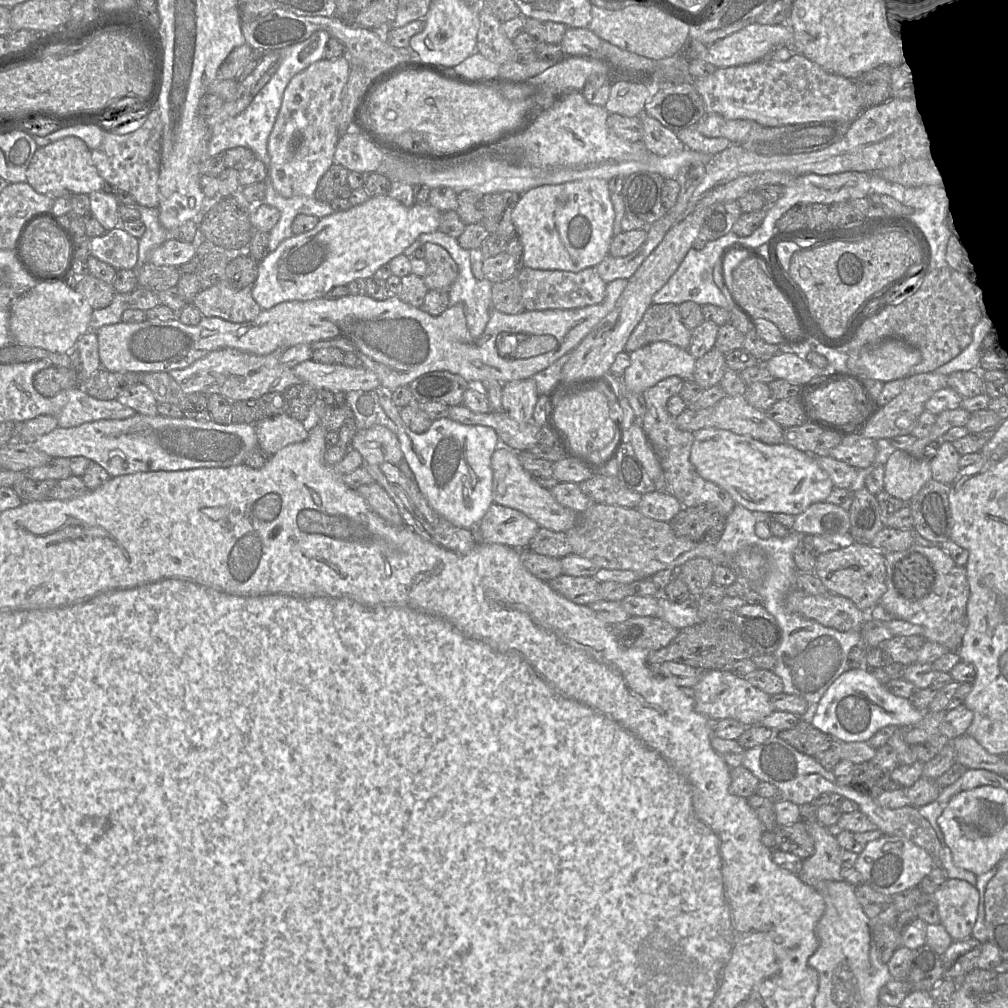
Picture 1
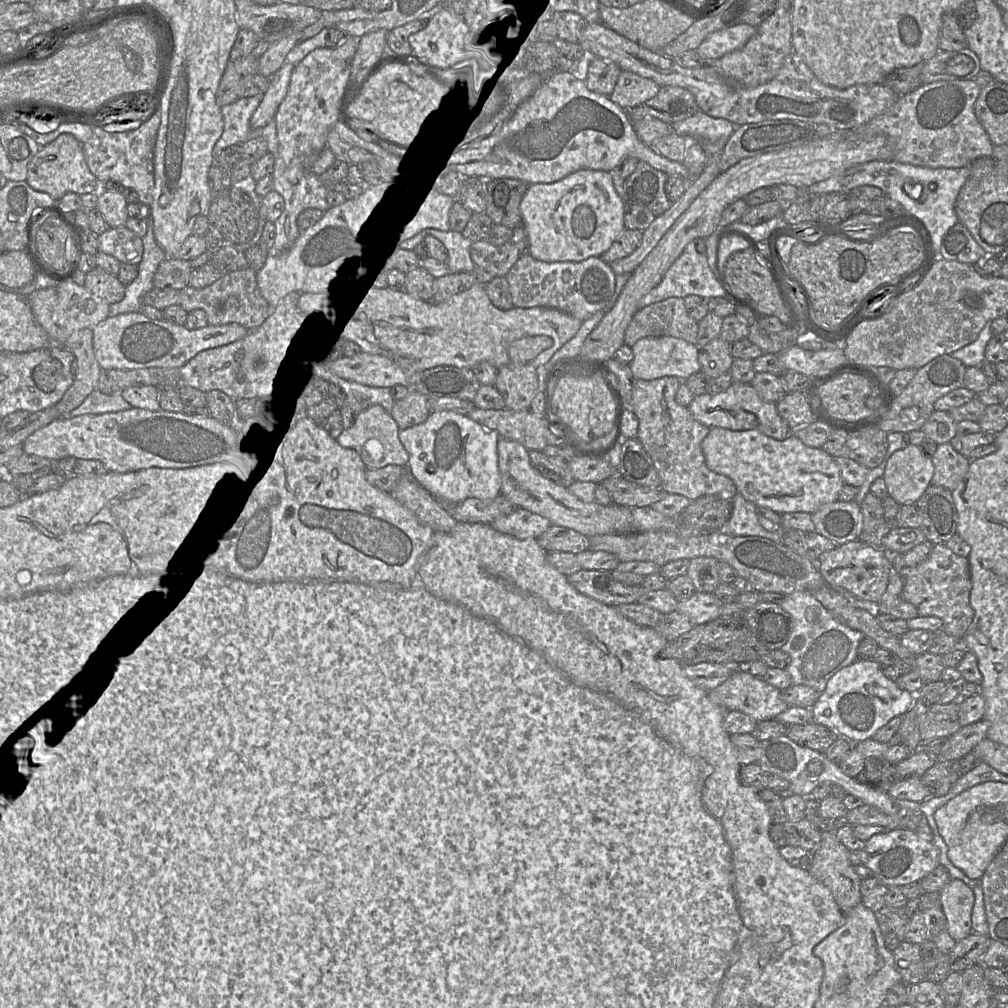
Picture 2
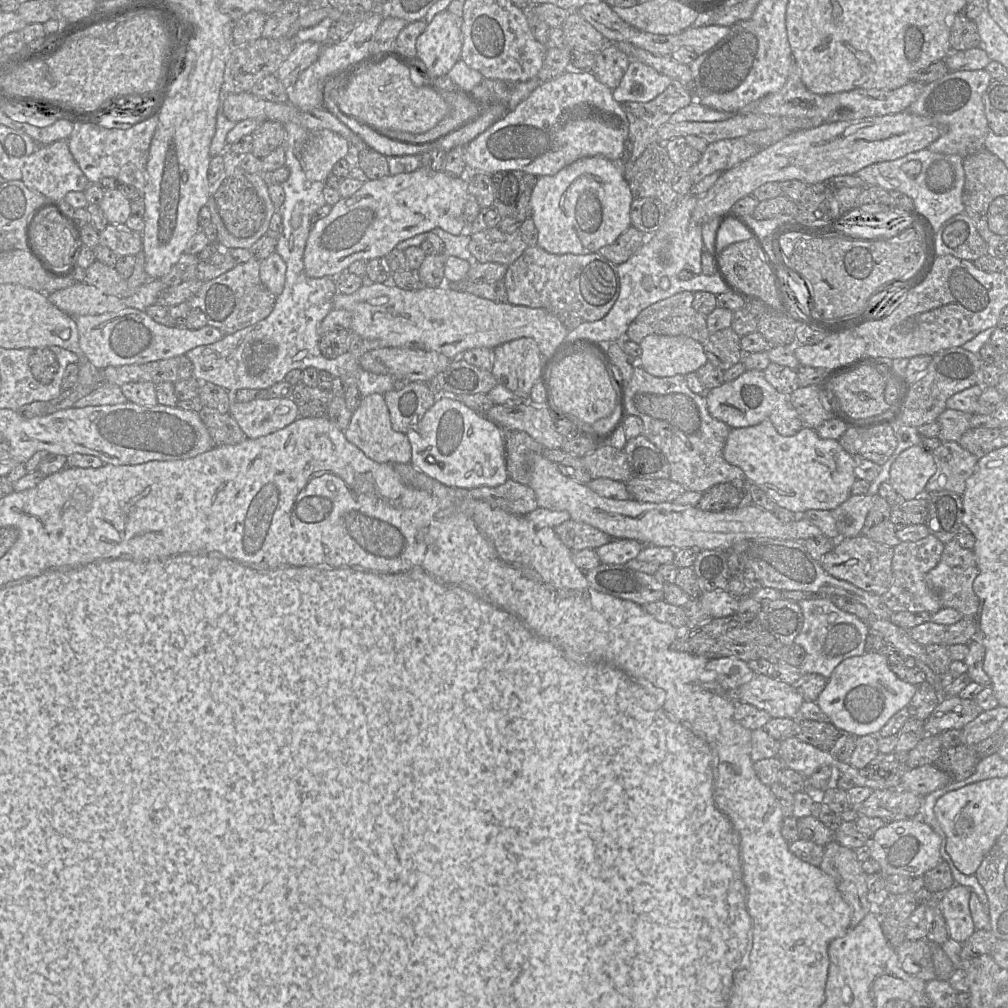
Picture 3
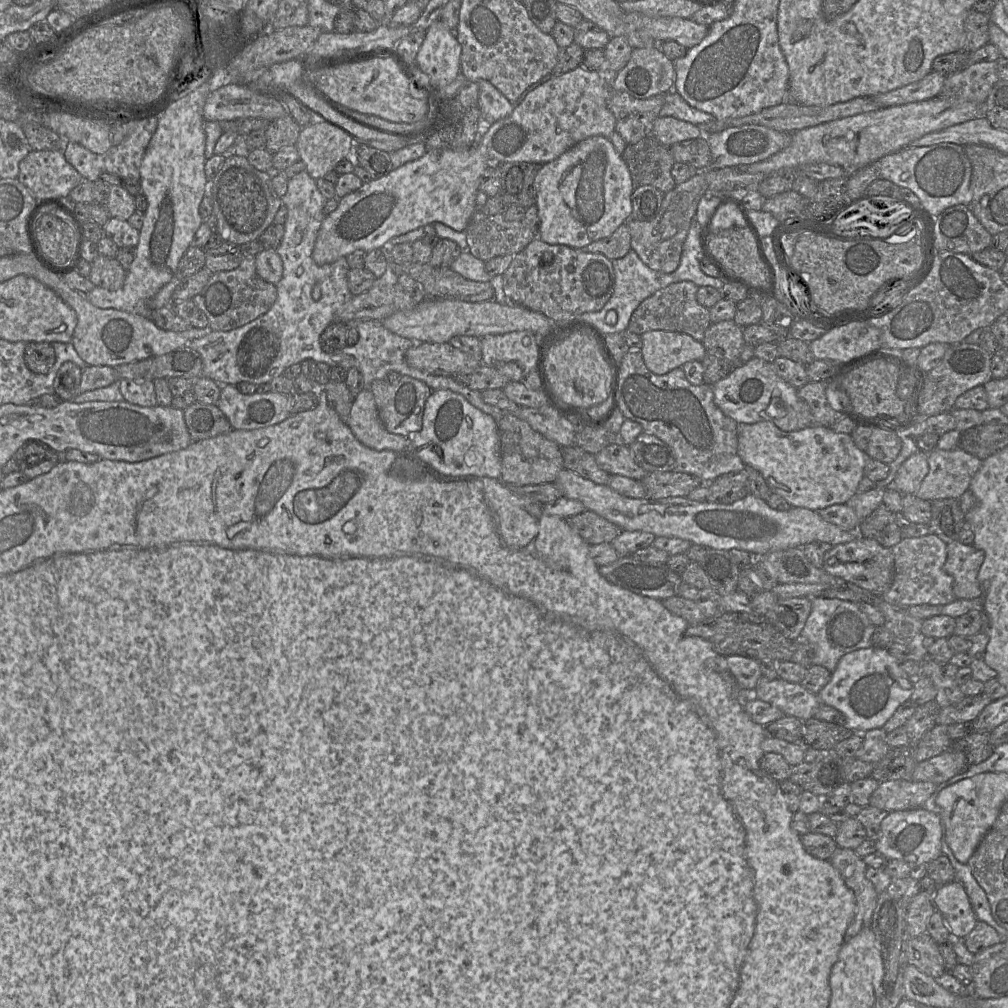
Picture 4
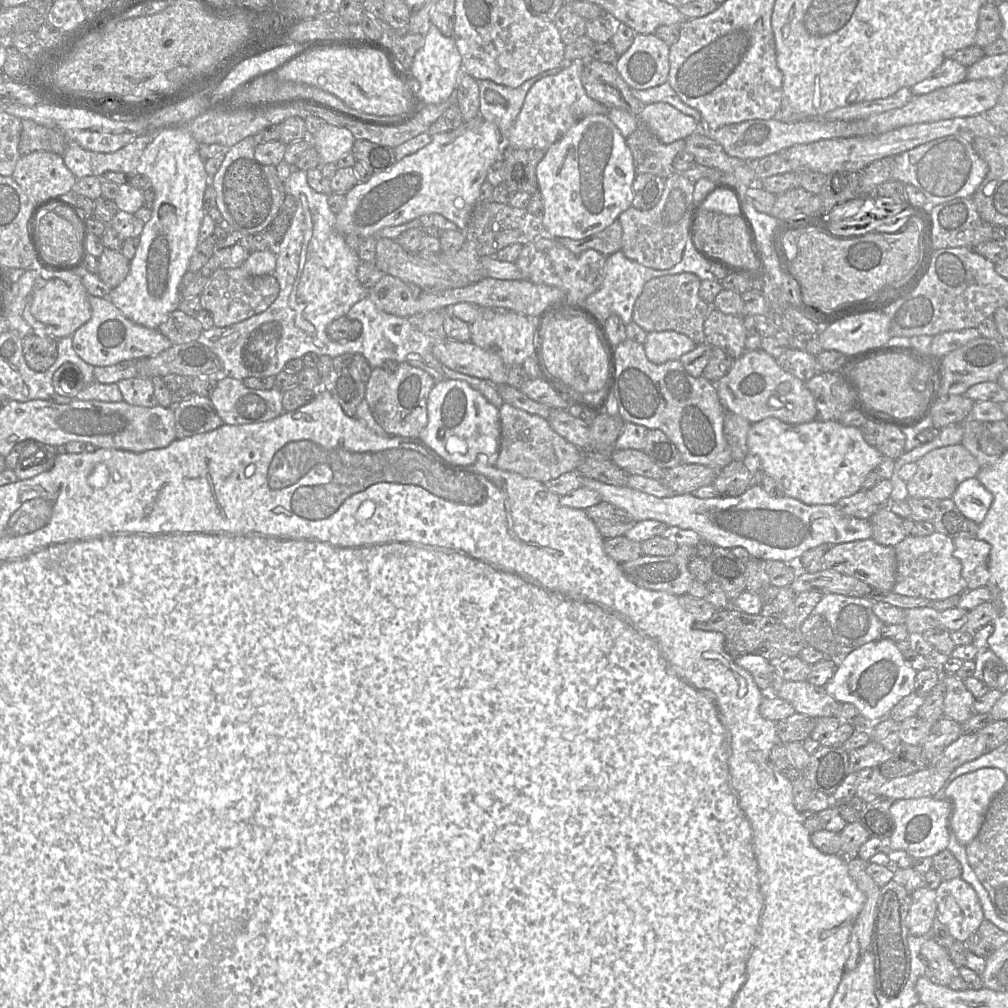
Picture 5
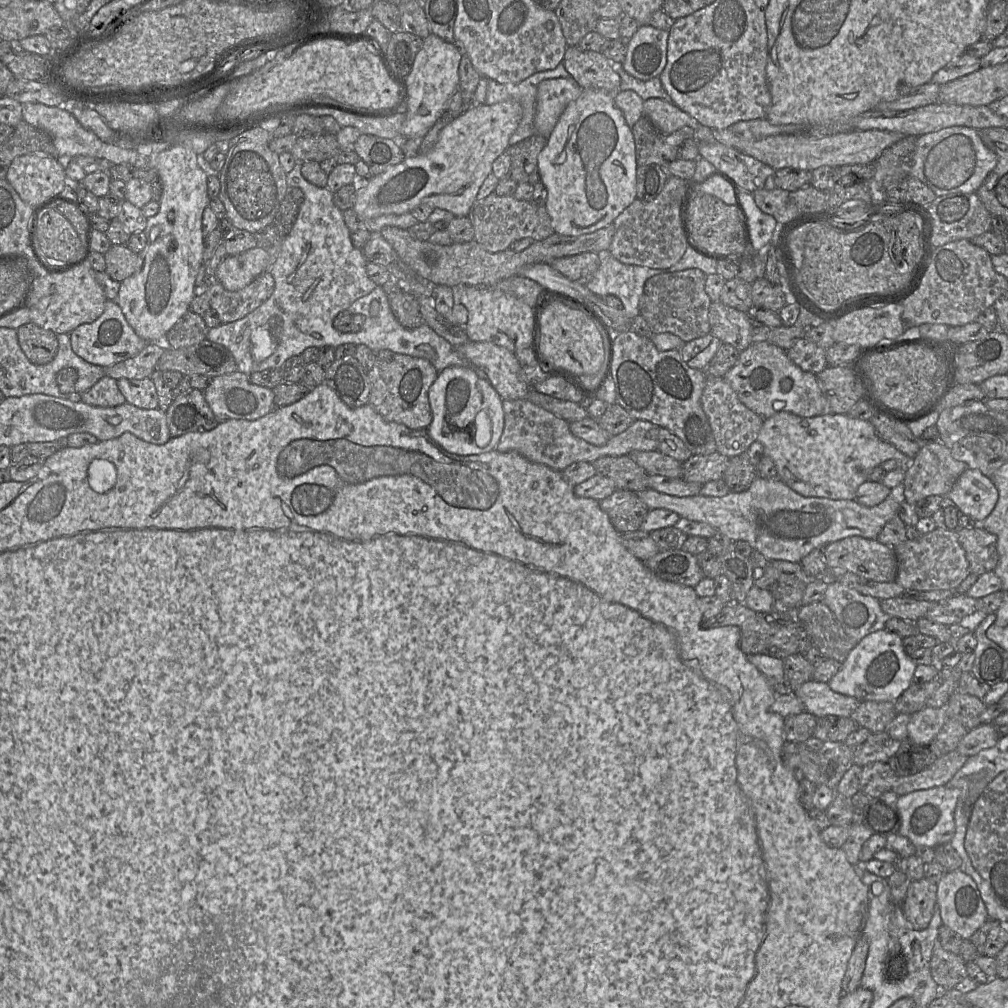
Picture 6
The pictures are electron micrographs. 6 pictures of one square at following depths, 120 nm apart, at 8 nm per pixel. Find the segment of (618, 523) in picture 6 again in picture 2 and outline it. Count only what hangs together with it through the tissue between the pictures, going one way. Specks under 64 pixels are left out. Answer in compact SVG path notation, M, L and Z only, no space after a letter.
M551 525L537 541L546 552L560 551L578 554L589 549L589 537L557 525Z

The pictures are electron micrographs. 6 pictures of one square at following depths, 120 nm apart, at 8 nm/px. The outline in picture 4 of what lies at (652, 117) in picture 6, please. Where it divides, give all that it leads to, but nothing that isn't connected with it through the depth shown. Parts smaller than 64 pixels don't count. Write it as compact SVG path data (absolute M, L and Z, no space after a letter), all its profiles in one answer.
M657 117L653 123L652 135L664 146L696 139L703 136L702 129L692 123L674 117Z

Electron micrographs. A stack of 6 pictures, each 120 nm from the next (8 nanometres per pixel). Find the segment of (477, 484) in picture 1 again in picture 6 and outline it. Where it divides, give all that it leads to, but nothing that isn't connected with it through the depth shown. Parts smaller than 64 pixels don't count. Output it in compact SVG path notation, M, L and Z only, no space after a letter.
M448 367L439 372L428 397L433 419L426 430L442 449L459 456L496 450L504 429L503 400L488 380L477 375L474 368Z

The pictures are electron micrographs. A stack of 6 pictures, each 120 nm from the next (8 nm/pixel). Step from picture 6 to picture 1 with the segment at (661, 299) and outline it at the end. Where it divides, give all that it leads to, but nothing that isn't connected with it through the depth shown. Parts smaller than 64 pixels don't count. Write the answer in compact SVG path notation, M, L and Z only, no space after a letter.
M652 304L631 333L625 351L630 353L653 342L668 342L688 349L692 330L682 322L678 305Z

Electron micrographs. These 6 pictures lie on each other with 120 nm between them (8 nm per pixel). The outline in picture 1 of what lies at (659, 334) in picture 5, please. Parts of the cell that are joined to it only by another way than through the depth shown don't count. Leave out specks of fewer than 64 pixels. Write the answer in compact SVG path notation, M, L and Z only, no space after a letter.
M653 342L630 354L630 365L622 375L623 391L642 394L670 376L692 378L696 360L687 349L668 342Z

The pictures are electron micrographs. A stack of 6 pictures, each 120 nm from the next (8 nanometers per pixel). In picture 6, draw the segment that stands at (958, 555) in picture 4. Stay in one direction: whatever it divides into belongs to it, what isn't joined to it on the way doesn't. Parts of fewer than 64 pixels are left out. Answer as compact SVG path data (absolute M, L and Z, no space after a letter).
M980 524L958 533L961 546L970 564L970 573L982 575L993 571L999 562L997 536L986 531Z

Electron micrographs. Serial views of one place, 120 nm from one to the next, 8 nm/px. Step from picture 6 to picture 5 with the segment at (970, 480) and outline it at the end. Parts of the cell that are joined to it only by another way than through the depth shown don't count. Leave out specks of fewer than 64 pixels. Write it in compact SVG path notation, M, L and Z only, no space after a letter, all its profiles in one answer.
M973 477L961 482L951 499L967 519L980 524L993 502L993 494Z

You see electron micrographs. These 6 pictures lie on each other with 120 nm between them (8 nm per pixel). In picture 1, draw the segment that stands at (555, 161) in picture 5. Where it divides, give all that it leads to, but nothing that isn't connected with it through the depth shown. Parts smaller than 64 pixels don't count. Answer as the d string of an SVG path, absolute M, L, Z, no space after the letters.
M590 178L532 188L521 194L511 220L523 245L525 267L570 272L596 267L609 254L614 237L609 182Z

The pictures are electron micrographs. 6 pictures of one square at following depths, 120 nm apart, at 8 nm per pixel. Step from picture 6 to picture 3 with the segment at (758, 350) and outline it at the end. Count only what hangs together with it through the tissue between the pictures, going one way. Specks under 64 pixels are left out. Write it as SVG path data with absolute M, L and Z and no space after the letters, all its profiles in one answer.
M746 370L735 380L705 393L709 413L731 429L755 426L769 419L780 435L793 436L802 429L802 423L788 396L776 390L759 370Z

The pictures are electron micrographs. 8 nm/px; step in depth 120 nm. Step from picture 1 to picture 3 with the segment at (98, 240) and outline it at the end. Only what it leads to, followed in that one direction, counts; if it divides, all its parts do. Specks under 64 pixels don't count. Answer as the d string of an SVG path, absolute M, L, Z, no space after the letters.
M109 223L99 233L99 244L110 248L117 256L136 256L142 250L142 235L125 224Z

